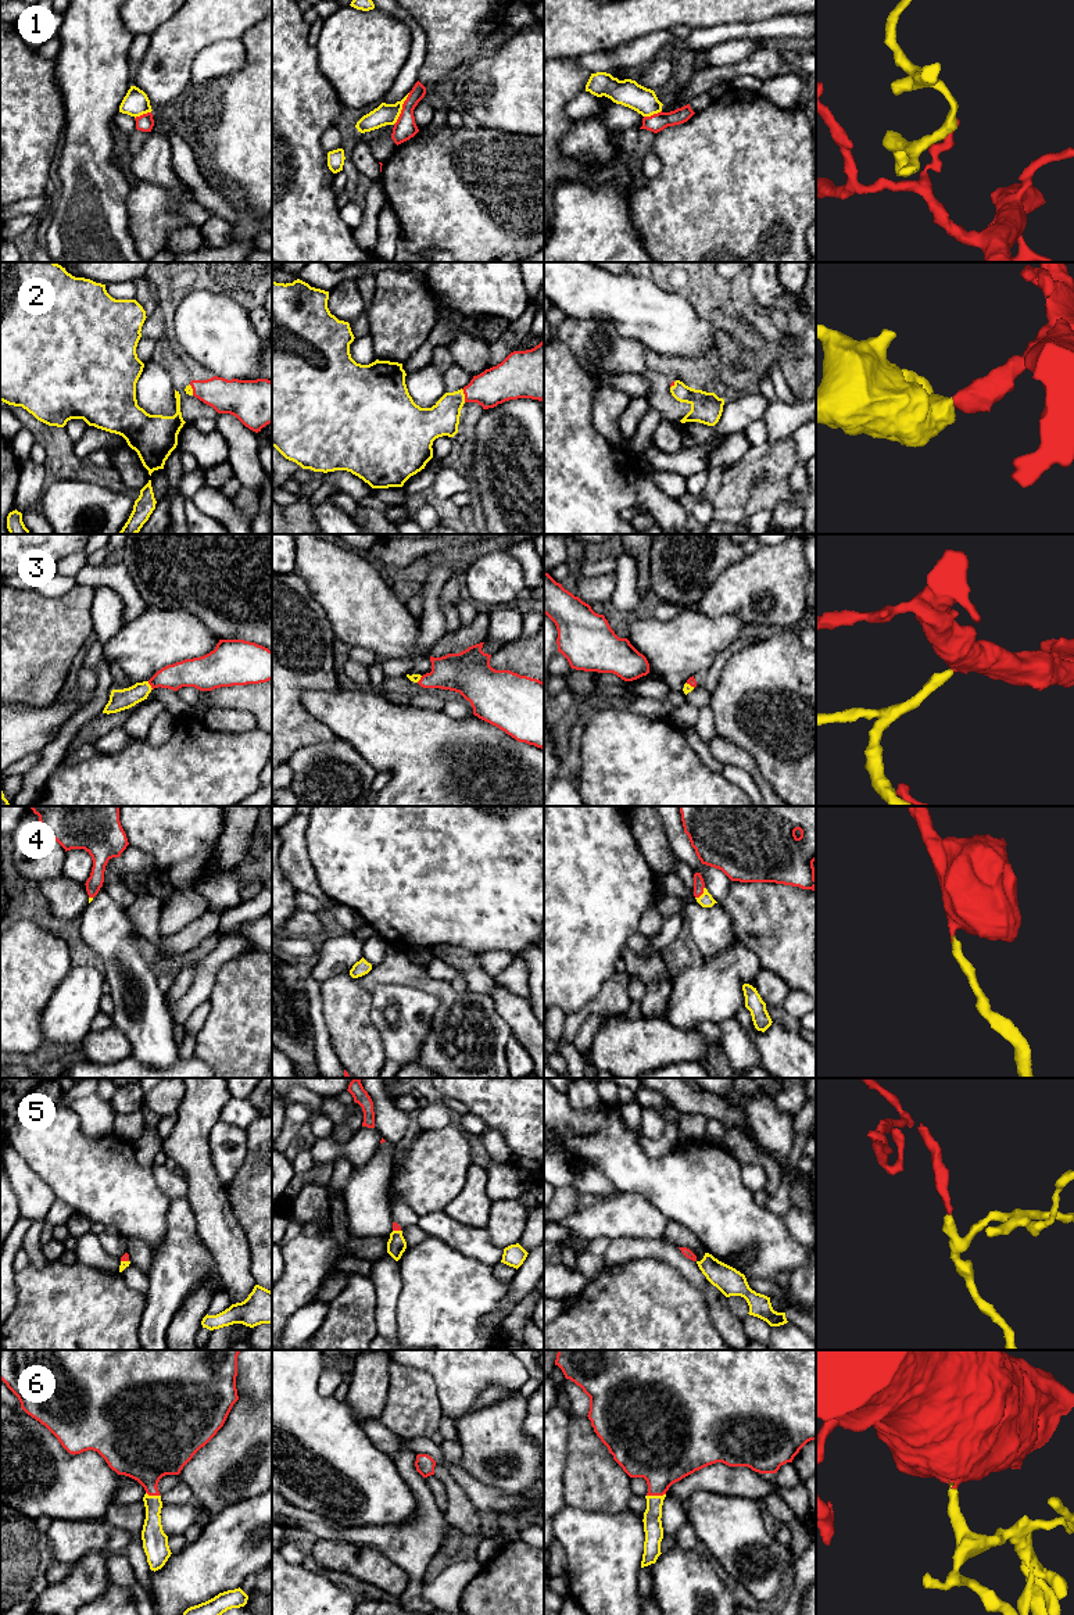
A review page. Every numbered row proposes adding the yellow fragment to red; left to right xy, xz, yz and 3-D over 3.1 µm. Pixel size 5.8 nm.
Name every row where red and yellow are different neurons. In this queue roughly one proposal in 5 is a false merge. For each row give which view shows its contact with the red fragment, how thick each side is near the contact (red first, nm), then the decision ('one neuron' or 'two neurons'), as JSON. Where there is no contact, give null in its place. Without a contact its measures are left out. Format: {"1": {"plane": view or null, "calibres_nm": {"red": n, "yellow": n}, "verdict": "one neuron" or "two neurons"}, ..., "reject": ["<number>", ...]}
{"1": {"plane": "xz", "calibres_nm": {"red": 130, "yellow": 130}, "verdict": "one neuron"}, "2": {"plane": "xz", "calibres_nm": {"red": 220, "yellow": 190}, "verdict": "one neuron"}, "3": {"plane": "xy", "calibres_nm": {"red": 160, "yellow": 130}, "verdict": "one neuron"}, "4": {"plane": "yz", "calibres_nm": {"red": 60, "yellow": 80}, "verdict": "one neuron"}, "5": {"plane": "xy", "calibres_nm": {"red": 50, "yellow": 50}, "verdict": "one neuron"}, "6": {"plane": "yz", "calibres_nm": {"red": 360, "yellow": 110}, "verdict": "one neuron"}, "reject": []}

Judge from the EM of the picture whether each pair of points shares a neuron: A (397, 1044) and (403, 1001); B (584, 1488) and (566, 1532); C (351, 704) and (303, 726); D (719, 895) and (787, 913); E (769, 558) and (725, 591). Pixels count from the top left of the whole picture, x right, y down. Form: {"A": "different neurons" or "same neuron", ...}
{"A": "same neuron", "B": "different neurons", "C": "different neurons", "D": "different neurons", "E": "same neuron"}

